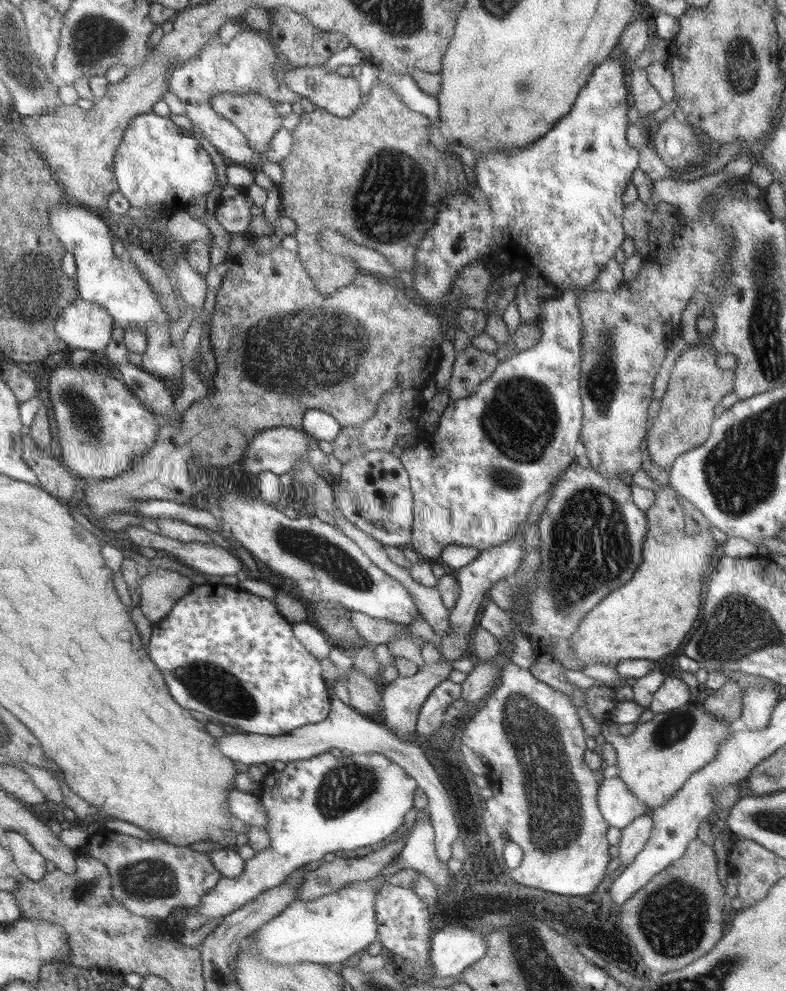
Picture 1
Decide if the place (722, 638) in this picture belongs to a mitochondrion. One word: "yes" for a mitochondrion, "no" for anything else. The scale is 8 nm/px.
yes

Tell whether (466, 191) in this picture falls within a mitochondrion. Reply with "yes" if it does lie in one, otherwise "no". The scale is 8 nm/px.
no

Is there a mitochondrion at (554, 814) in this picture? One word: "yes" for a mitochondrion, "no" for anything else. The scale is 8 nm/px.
yes

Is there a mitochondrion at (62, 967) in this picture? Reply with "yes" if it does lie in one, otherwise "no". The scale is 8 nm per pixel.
no

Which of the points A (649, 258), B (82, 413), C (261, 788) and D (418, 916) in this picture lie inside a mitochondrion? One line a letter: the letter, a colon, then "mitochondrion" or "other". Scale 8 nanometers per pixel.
A: other
B: mitochondrion
C: other
D: other

